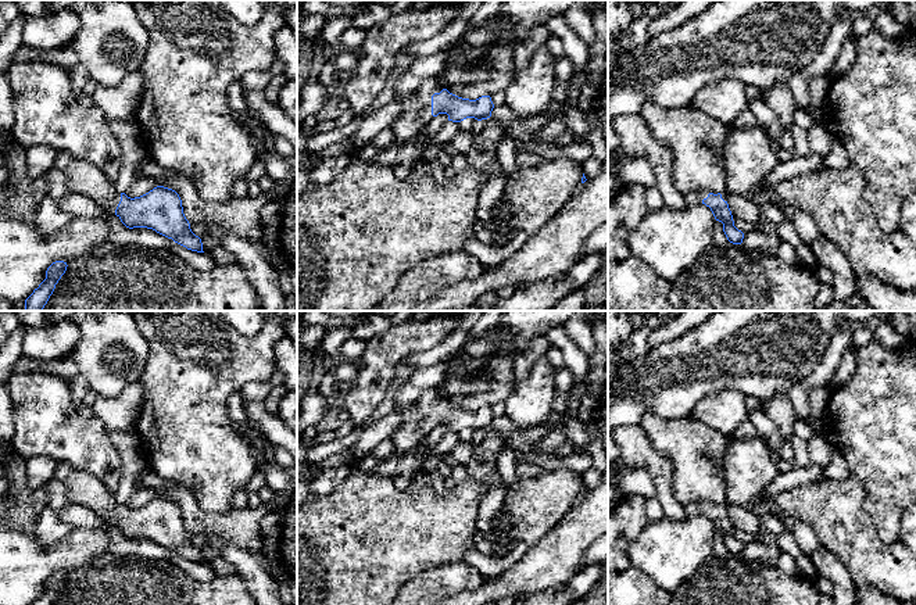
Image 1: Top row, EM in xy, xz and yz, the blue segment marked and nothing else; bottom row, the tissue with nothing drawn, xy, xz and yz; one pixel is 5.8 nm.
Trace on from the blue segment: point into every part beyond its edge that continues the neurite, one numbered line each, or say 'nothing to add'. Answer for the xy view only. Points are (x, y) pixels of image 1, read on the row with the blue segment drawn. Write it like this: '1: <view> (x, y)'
1: xy (83, 178)

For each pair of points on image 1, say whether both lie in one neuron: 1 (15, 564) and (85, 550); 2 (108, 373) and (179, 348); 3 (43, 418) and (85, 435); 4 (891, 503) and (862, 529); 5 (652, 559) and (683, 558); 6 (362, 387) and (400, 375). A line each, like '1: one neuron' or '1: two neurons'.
1: one neuron
2: two neurons
3: one neuron
4: two neurons
5: one neuron
6: two neurons

